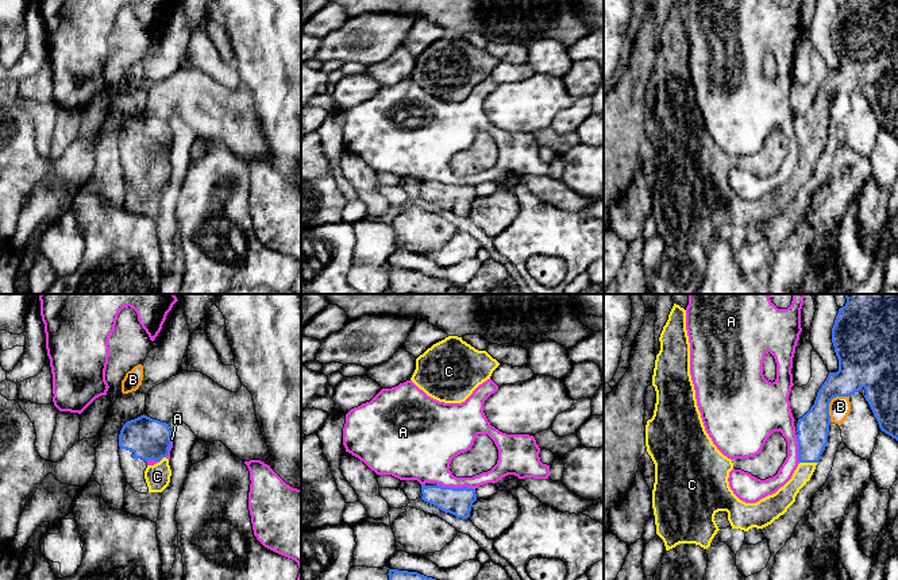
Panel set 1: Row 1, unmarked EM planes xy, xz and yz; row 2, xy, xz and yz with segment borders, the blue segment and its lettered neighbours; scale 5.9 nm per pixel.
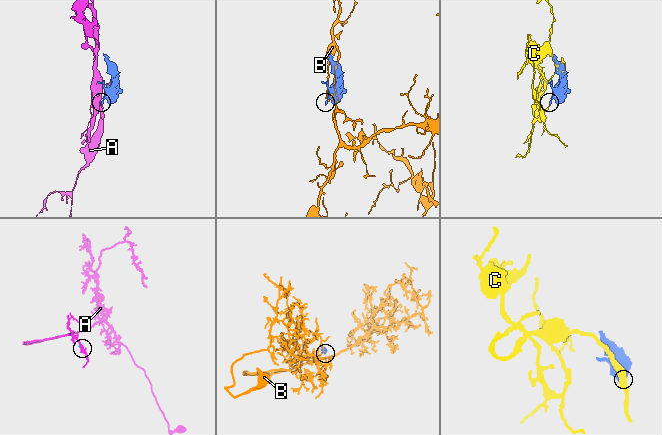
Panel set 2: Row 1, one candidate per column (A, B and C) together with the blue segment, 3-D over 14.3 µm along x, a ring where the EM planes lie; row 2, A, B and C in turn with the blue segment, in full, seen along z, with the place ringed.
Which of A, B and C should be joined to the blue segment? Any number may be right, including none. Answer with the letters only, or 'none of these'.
C

